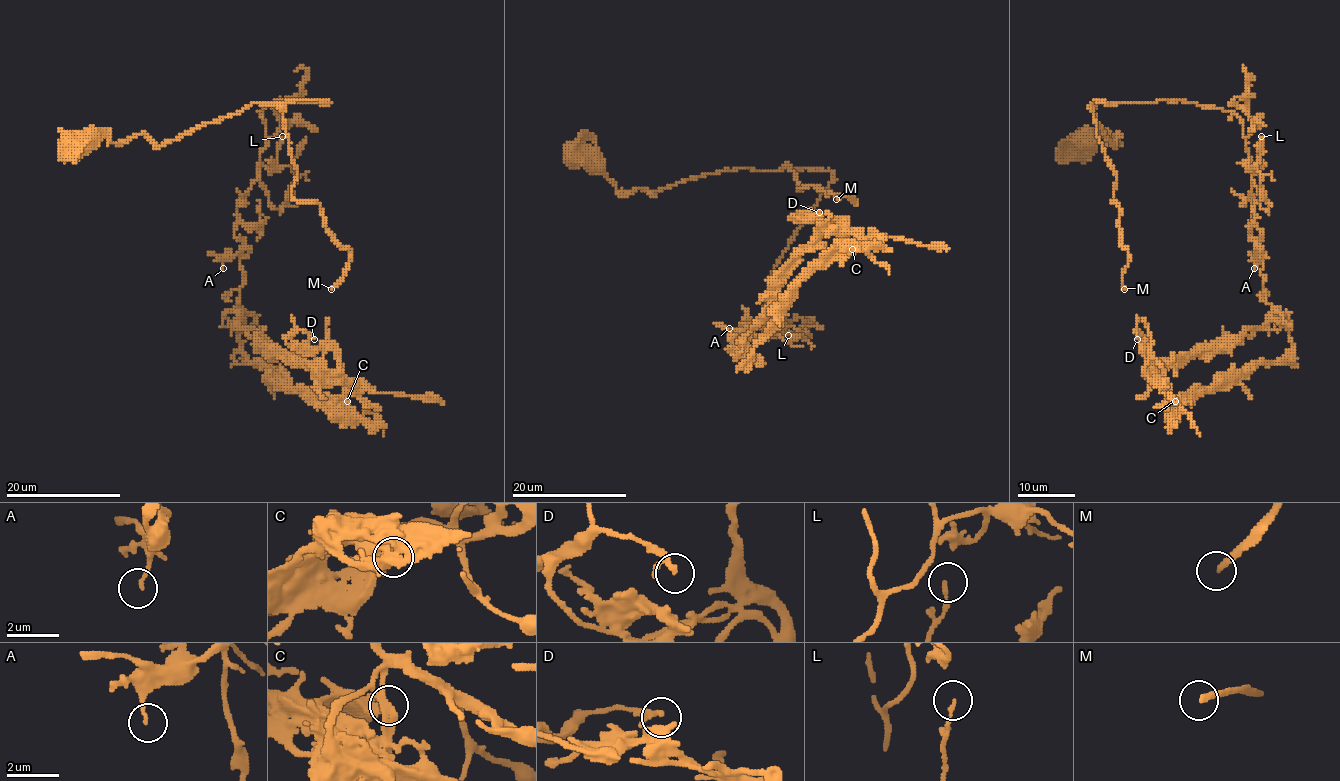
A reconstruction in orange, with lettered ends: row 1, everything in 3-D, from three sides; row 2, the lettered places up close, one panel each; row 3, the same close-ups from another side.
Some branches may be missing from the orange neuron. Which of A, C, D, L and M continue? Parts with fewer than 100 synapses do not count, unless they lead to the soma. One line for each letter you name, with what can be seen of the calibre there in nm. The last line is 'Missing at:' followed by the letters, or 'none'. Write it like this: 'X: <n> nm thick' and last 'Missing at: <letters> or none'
M: 240 nm thick
Missing at: M

